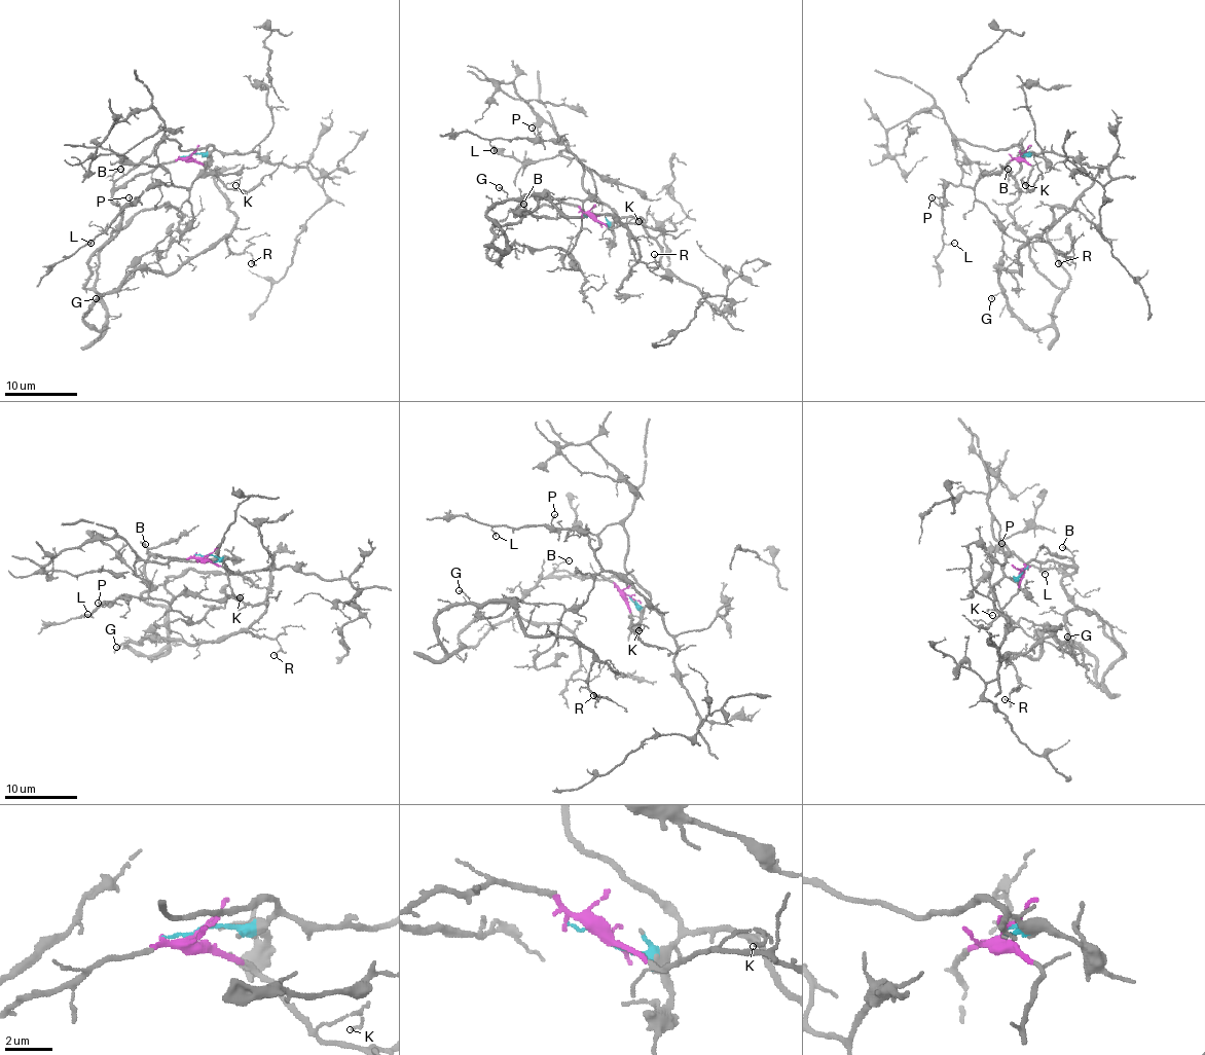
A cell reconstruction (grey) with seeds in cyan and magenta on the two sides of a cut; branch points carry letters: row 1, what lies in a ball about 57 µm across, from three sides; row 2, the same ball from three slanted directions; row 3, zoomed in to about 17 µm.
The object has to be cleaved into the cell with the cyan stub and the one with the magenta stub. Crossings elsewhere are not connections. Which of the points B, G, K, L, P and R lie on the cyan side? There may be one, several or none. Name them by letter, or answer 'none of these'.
L, P

